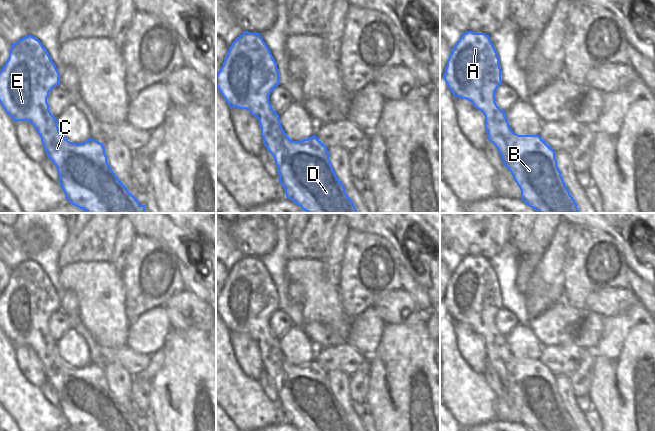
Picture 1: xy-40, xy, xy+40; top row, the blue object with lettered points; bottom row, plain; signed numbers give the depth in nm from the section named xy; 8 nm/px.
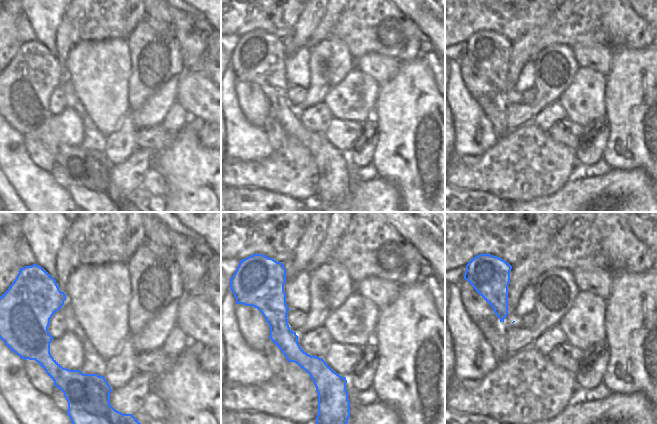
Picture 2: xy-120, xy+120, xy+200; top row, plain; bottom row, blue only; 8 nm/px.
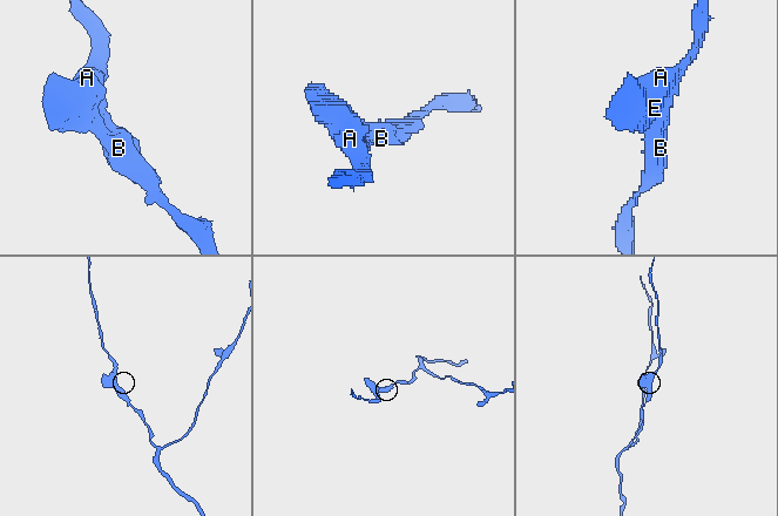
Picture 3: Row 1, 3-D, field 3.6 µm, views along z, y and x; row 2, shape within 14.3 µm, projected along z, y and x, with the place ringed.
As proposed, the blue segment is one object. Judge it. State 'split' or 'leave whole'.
leave whole

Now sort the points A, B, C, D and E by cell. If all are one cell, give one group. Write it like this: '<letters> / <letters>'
A B C D E

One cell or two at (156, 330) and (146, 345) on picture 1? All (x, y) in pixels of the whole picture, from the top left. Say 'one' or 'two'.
one

